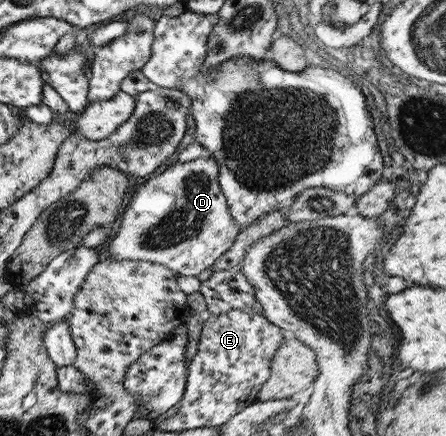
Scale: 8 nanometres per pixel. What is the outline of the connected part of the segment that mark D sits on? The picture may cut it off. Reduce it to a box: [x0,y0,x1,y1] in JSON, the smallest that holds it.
[108,155,241,277]

